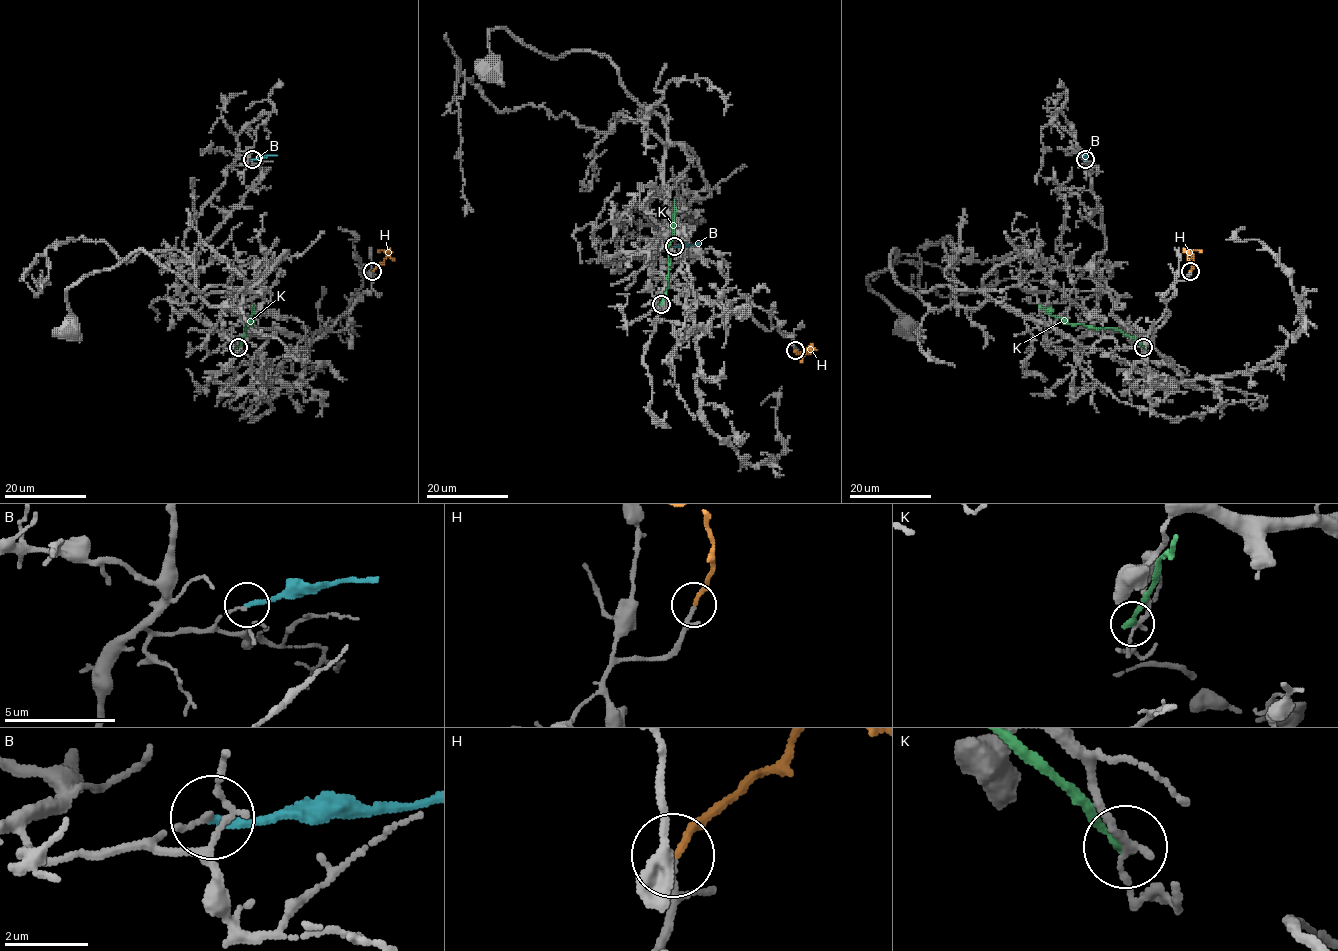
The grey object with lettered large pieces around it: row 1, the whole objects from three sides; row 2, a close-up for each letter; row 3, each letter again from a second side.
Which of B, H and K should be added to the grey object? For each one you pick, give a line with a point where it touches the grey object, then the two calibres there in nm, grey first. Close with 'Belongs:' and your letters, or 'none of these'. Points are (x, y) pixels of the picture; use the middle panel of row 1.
H: contact (795, 350); calibres 130 and 170 nm
Belongs: H

